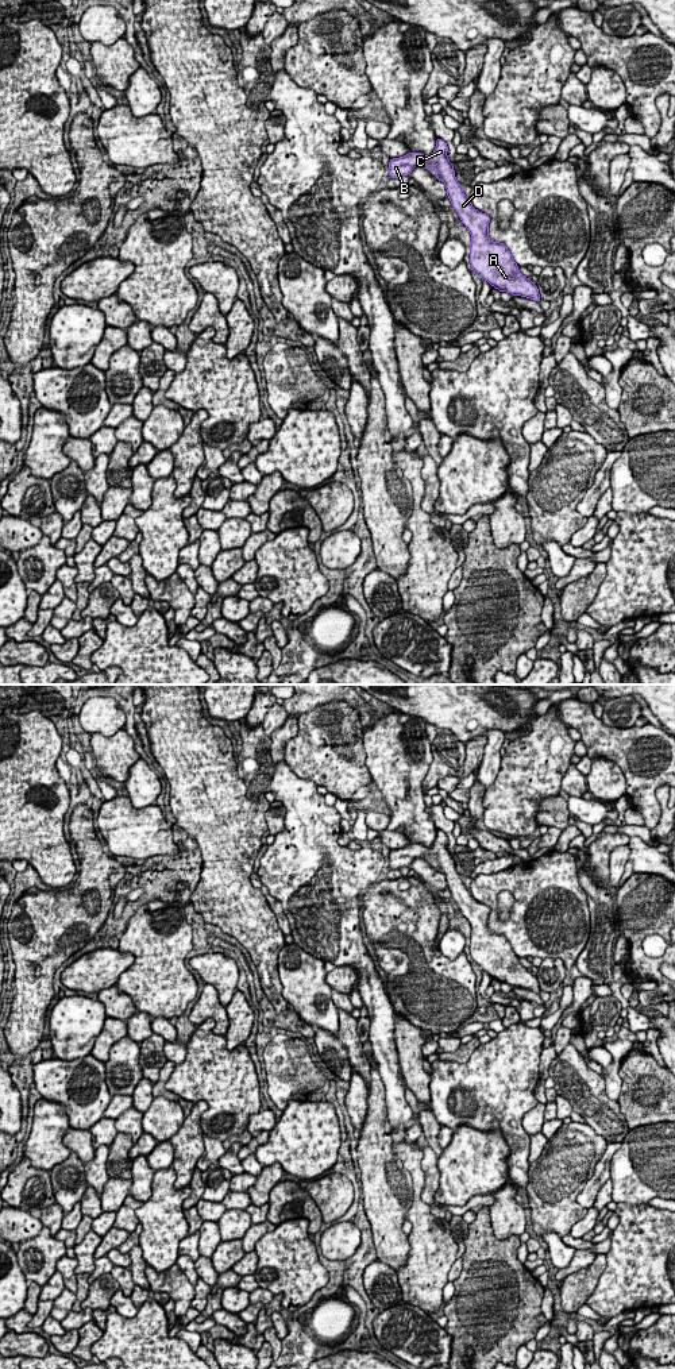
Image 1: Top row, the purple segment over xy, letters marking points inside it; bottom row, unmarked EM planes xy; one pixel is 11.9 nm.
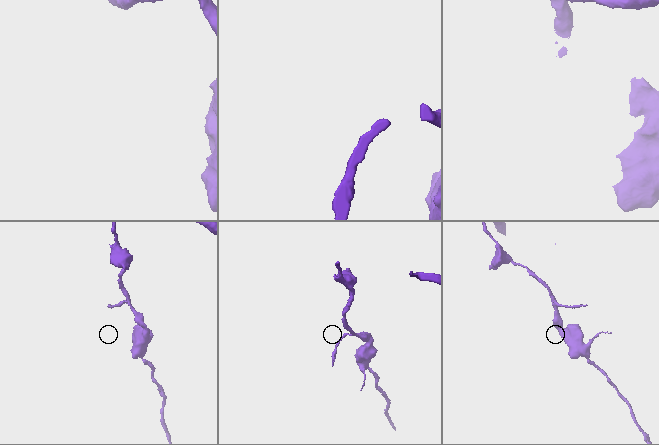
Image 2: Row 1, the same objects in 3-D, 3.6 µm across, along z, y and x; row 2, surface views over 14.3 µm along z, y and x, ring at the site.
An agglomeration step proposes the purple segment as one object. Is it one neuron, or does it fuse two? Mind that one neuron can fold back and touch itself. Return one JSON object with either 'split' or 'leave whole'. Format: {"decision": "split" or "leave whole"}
{"decision": "leave whole"}

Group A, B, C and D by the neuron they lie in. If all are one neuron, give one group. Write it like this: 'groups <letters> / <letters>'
groups A B C D

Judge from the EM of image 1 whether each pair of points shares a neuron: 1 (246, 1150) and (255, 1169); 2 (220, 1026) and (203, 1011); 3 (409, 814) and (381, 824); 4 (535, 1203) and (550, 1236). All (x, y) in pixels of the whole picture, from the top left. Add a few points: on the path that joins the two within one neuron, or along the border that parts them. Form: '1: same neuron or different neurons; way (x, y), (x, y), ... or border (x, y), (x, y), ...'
1: different neurons; border (253, 1153), (240, 1160)
2: same neuron; way (220, 1021), (208, 1011)
3: different neurons; border (389, 816), (386, 828)
4: different neurons; border (539, 1236), (543, 1231), (552, 1230), (560, 1238)

